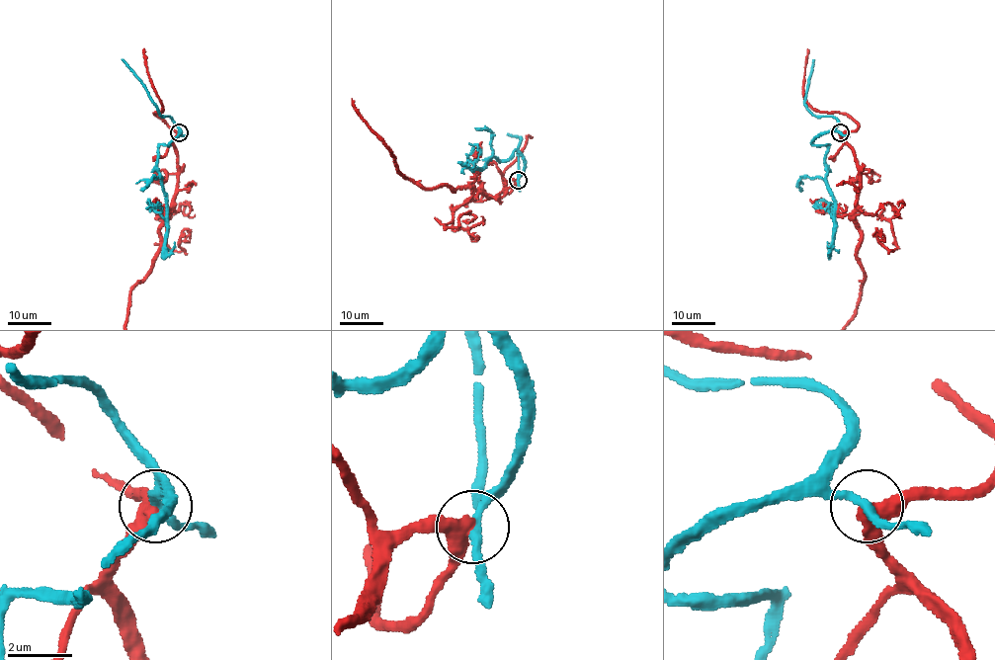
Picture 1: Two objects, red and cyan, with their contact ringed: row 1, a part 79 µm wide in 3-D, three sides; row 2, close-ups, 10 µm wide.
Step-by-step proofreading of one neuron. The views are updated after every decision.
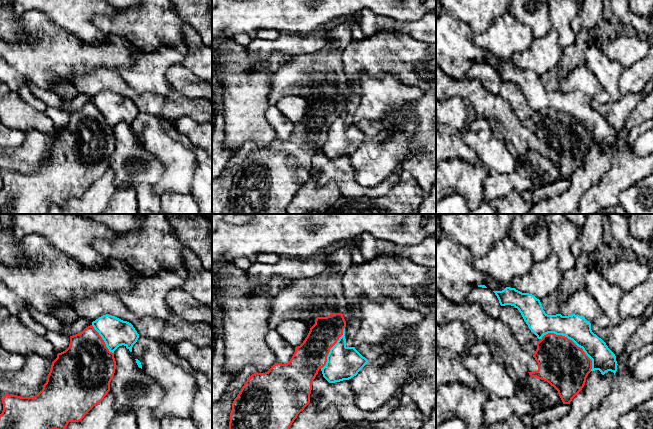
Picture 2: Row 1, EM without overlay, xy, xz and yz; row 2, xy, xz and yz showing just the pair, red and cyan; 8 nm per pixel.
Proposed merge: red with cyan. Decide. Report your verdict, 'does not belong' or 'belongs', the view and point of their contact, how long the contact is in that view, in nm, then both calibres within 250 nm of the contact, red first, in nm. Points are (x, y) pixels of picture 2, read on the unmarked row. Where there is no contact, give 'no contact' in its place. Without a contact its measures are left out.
does not belong; contact yz (571, 116); length 480 nm; calibres 380 and 200 nm

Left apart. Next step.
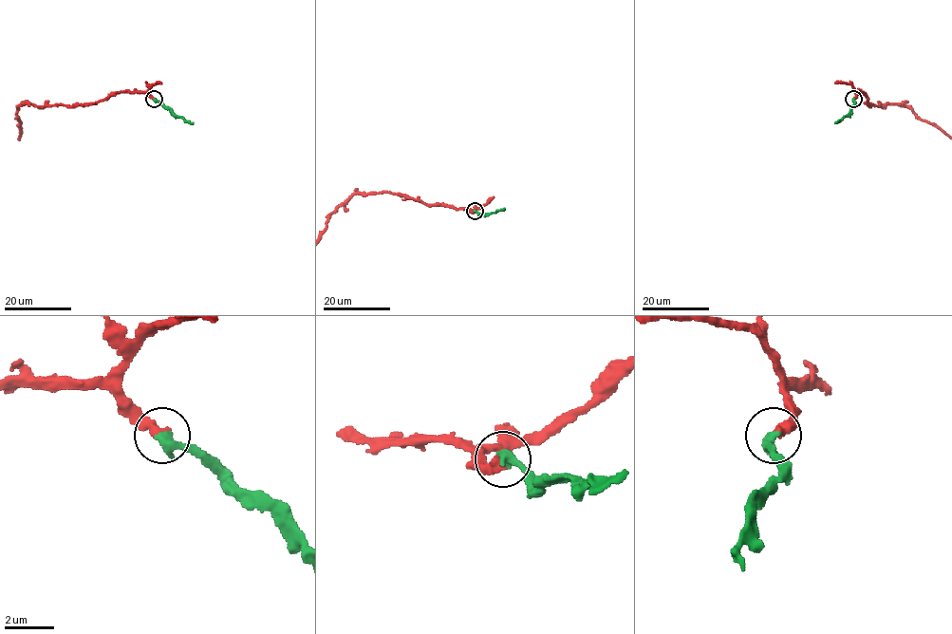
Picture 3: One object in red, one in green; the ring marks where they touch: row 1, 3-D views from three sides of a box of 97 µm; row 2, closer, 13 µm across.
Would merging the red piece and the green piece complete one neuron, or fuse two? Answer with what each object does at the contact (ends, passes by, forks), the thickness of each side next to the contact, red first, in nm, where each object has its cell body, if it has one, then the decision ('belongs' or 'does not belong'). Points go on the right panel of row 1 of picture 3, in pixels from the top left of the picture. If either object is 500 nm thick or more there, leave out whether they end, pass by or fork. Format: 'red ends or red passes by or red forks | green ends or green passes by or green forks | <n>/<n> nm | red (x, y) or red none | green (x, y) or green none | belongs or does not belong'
red ends | green ends | 400/440 nm | red none | green none | belongs

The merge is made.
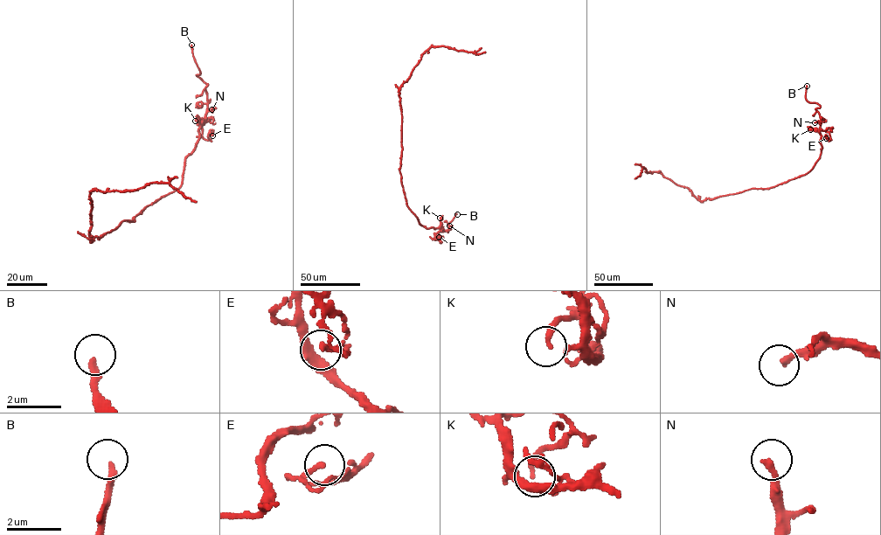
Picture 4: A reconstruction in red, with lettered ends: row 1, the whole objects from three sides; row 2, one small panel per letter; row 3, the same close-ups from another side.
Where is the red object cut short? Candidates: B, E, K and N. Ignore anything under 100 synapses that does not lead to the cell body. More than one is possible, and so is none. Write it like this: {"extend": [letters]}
{"extend": ["B"]}

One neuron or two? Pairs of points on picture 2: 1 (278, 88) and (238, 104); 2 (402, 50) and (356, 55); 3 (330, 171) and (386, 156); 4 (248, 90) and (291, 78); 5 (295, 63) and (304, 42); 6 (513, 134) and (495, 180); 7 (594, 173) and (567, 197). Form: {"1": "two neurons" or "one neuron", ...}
{"1": "two neurons", "2": "one neuron", "3": "two neurons", "4": "two neurons", "5": "two neurons", "6": "two neurons", "7": "one neuron"}

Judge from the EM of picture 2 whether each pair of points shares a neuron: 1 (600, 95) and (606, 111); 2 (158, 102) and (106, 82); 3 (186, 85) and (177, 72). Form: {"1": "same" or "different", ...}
{"1": "different", "2": "same", "3": "same"}

